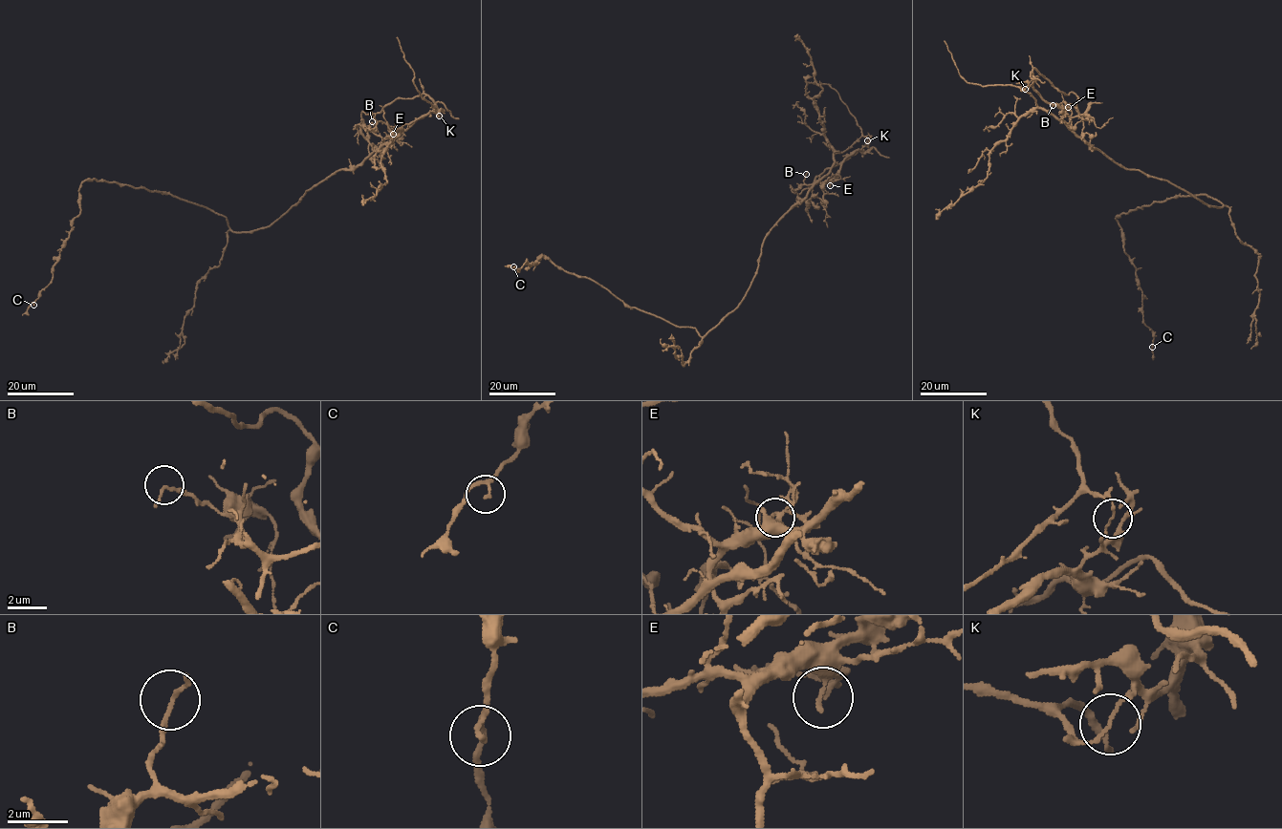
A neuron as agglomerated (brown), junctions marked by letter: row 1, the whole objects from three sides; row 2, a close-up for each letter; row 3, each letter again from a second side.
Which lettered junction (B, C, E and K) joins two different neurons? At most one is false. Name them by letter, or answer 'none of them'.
K

